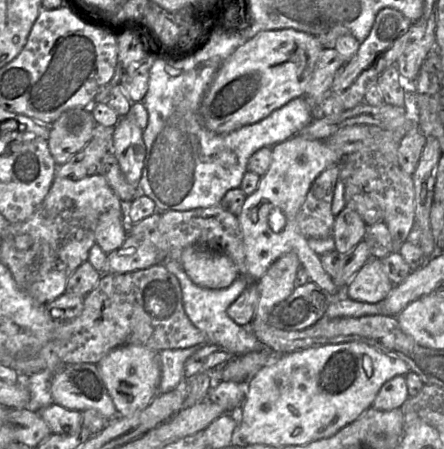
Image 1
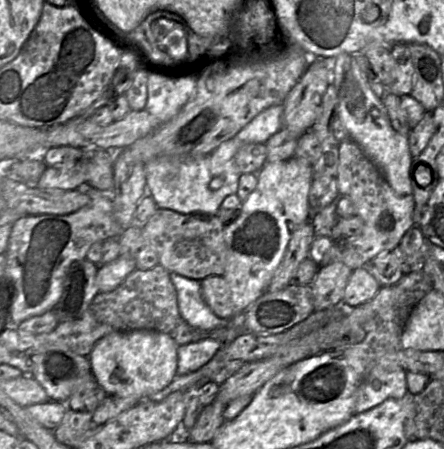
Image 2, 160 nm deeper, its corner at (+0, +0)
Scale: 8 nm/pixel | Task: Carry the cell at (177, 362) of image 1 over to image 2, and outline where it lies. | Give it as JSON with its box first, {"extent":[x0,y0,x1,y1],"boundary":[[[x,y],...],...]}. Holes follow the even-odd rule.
{"extent":[176,338,221,376],"boundary":[[[206,338],[197,342],[179,345],[176,376],[198,370],[207,364],[221,347],[221,342],[214,338]]]}

